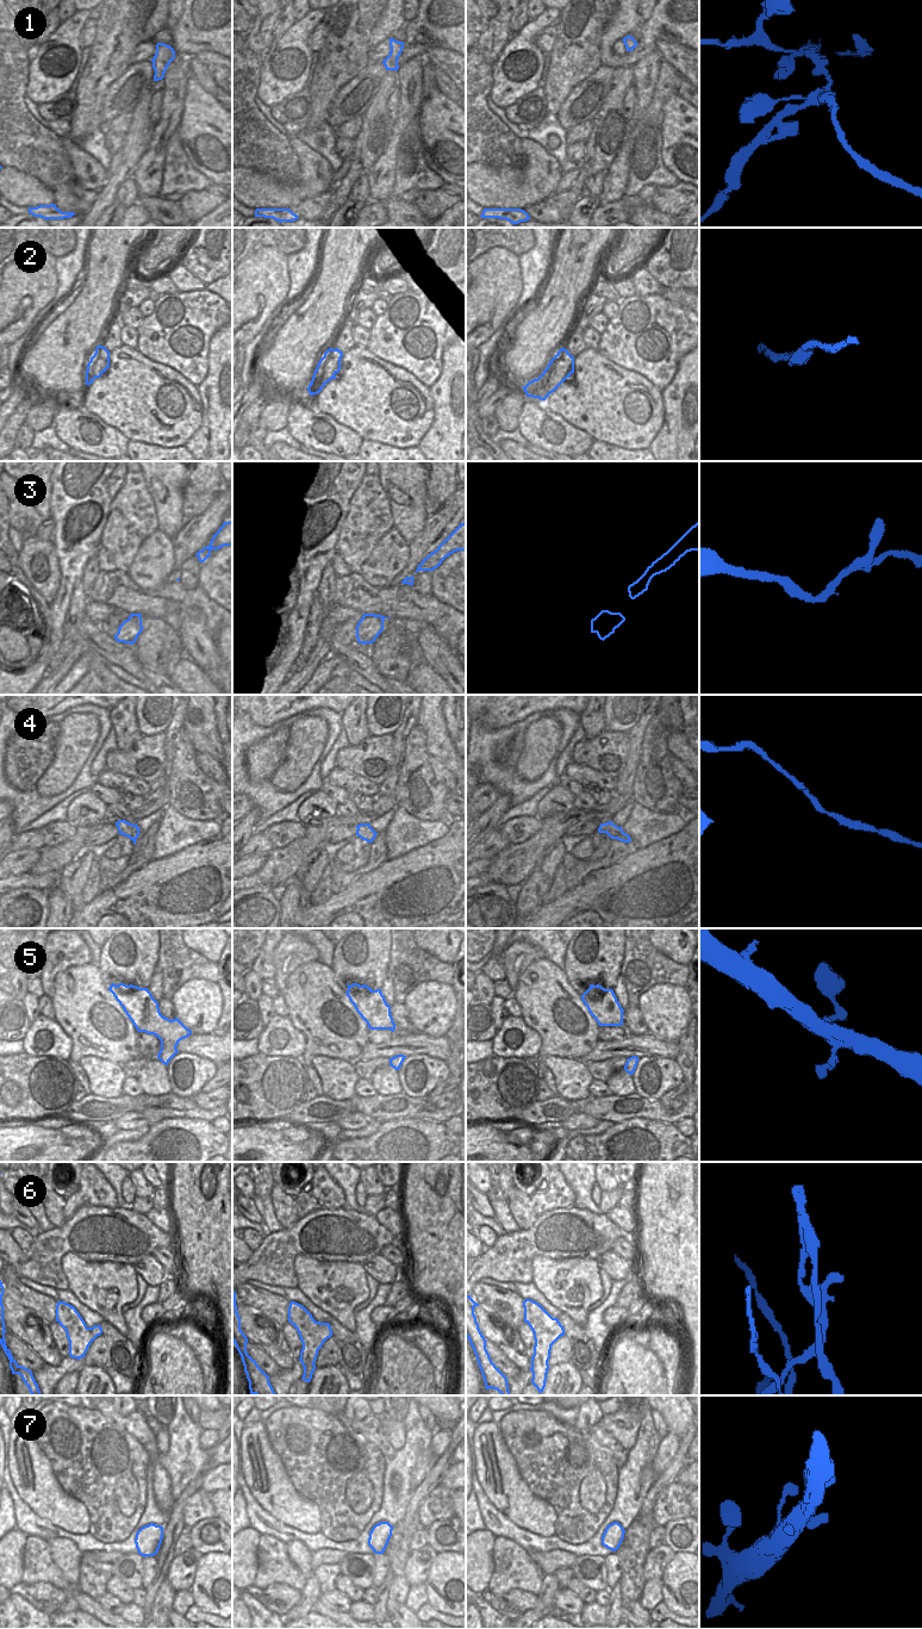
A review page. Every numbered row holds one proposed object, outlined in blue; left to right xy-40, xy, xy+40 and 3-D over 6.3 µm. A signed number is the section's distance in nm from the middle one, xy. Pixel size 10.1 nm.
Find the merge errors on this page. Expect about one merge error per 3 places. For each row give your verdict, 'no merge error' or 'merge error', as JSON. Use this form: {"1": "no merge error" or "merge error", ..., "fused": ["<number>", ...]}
{"1": "merge error", "2": "no merge error", "3": "no merge error", "4": "no merge error", "5": "no merge error", "6": "merge error", "7": "no merge error", "fused": ["1", "6"]}

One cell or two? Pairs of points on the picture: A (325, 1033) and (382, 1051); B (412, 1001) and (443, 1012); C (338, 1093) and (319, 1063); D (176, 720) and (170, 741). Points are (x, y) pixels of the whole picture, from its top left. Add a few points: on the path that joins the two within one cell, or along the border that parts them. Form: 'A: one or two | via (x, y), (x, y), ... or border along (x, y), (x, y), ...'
A: two | border along (369, 1042), (356, 1059)
B: one | via (419, 1002), (429, 1003), (436, 1009)
C: one | via (338, 1086), (338, 1082), (326, 1070)
D: one | via (176, 725), (172, 737)

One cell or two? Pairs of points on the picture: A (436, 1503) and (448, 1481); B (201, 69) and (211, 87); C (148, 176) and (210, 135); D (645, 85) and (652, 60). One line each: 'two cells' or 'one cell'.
A: two cells
B: one cell
C: two cells
D: one cell

